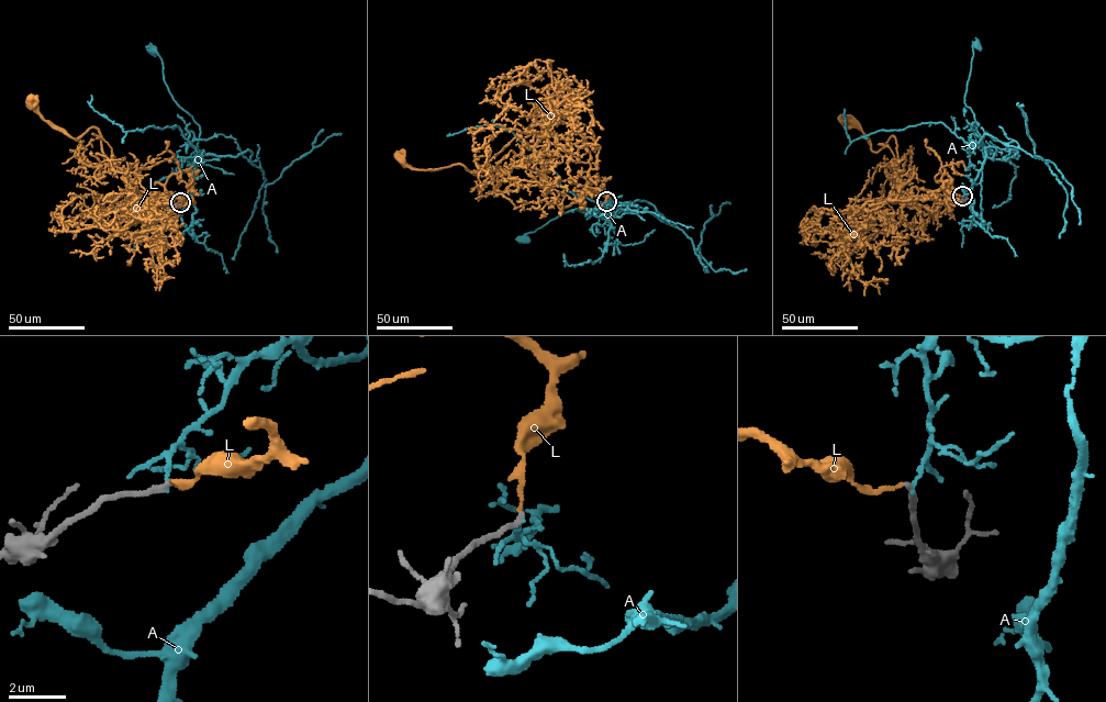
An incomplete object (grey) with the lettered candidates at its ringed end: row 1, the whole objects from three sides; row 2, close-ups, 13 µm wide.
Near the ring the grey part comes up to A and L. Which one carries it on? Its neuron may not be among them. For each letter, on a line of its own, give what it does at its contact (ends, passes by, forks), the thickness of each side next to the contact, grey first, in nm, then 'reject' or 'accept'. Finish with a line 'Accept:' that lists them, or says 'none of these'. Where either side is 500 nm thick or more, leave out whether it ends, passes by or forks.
A: it ends | 200/150 nm | reject
L: it ends | 200/130 nm | reject
Accept: none of these

